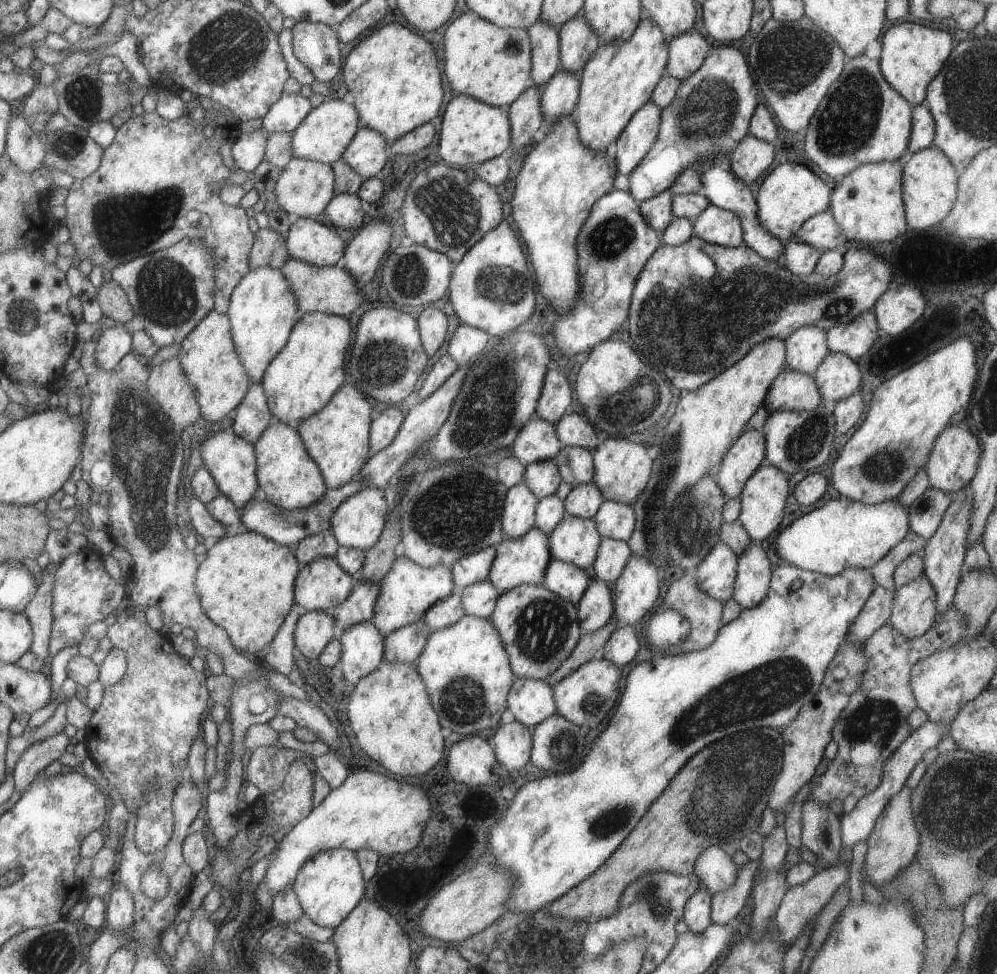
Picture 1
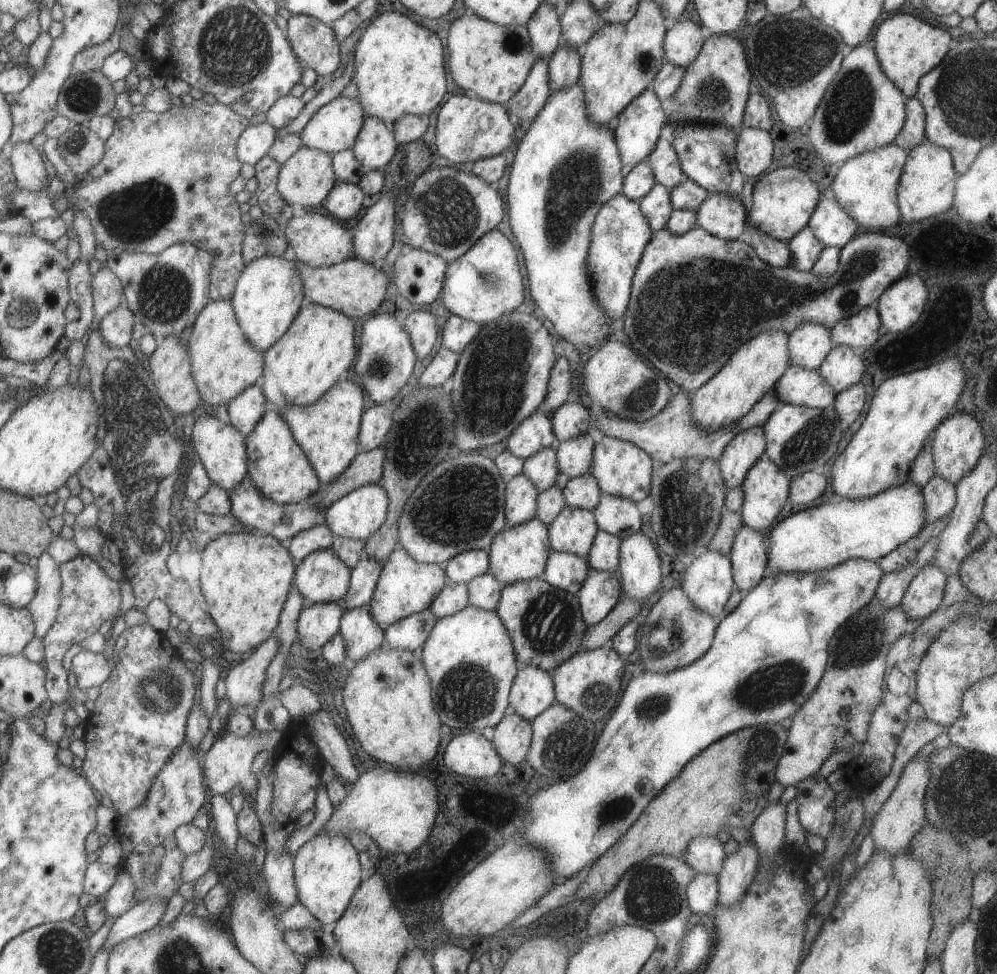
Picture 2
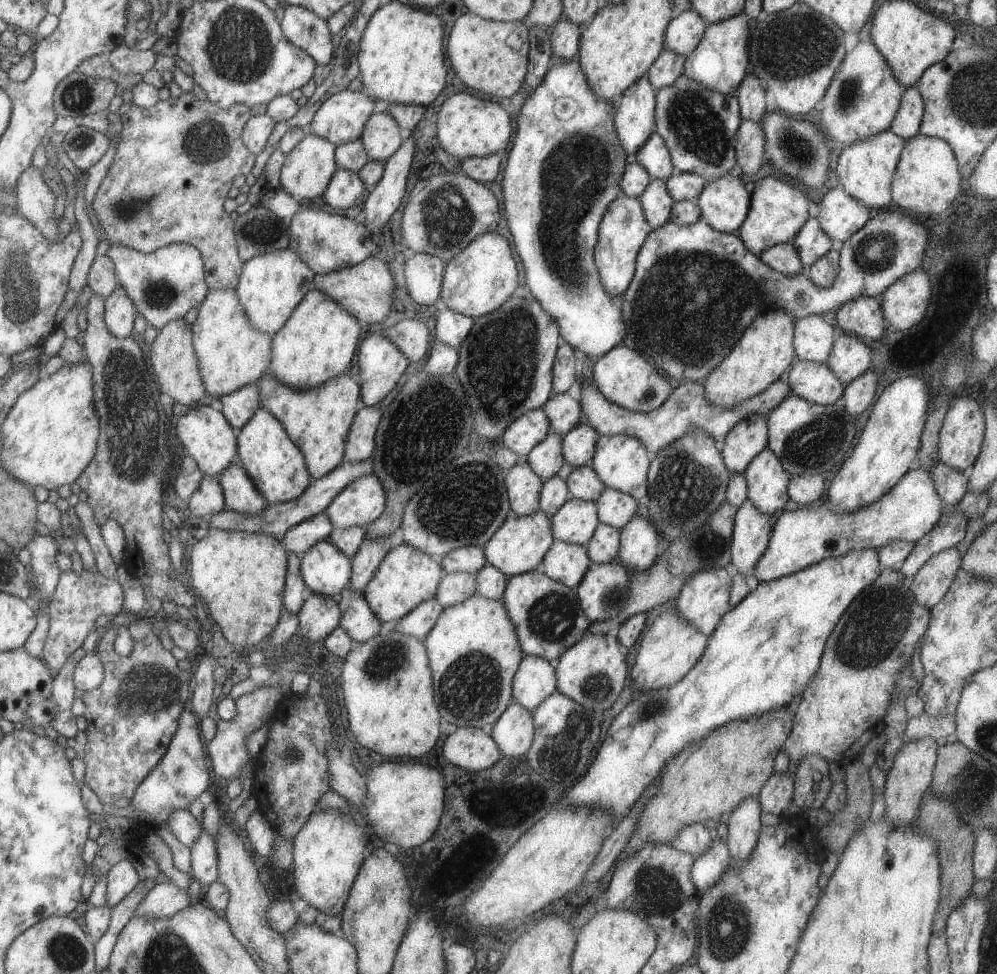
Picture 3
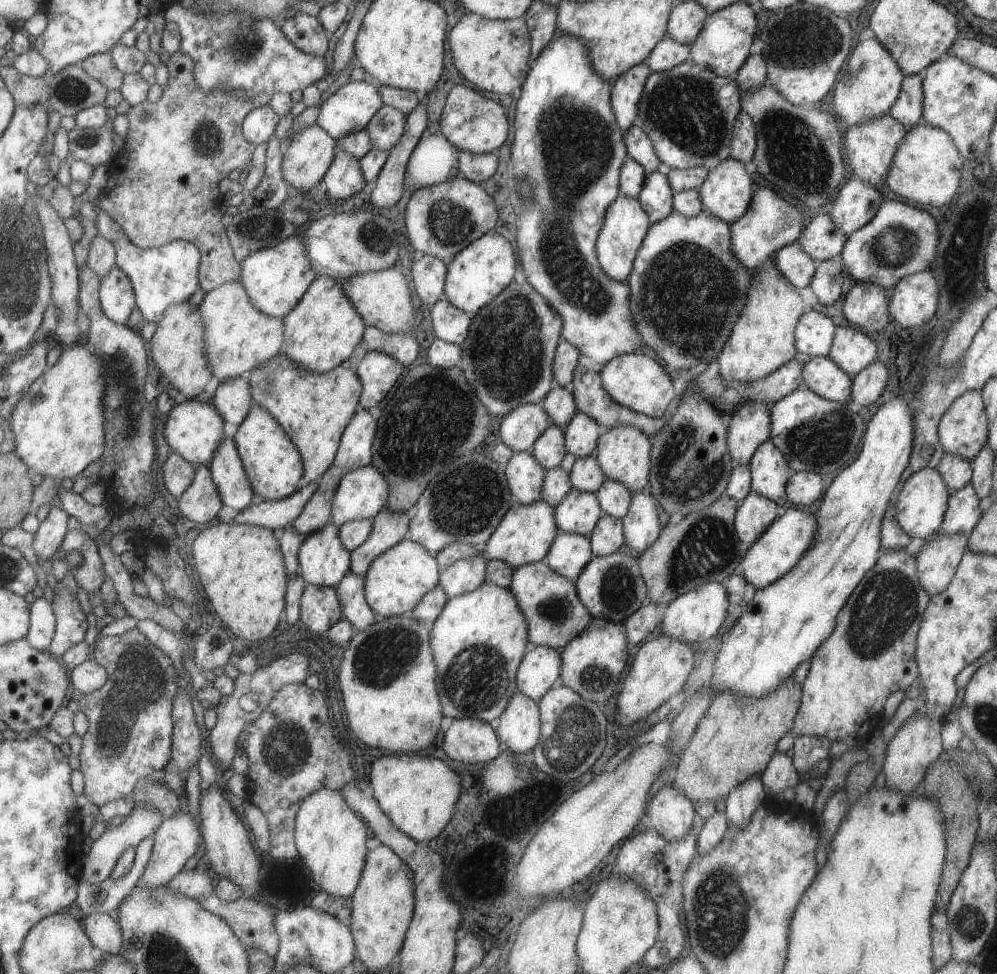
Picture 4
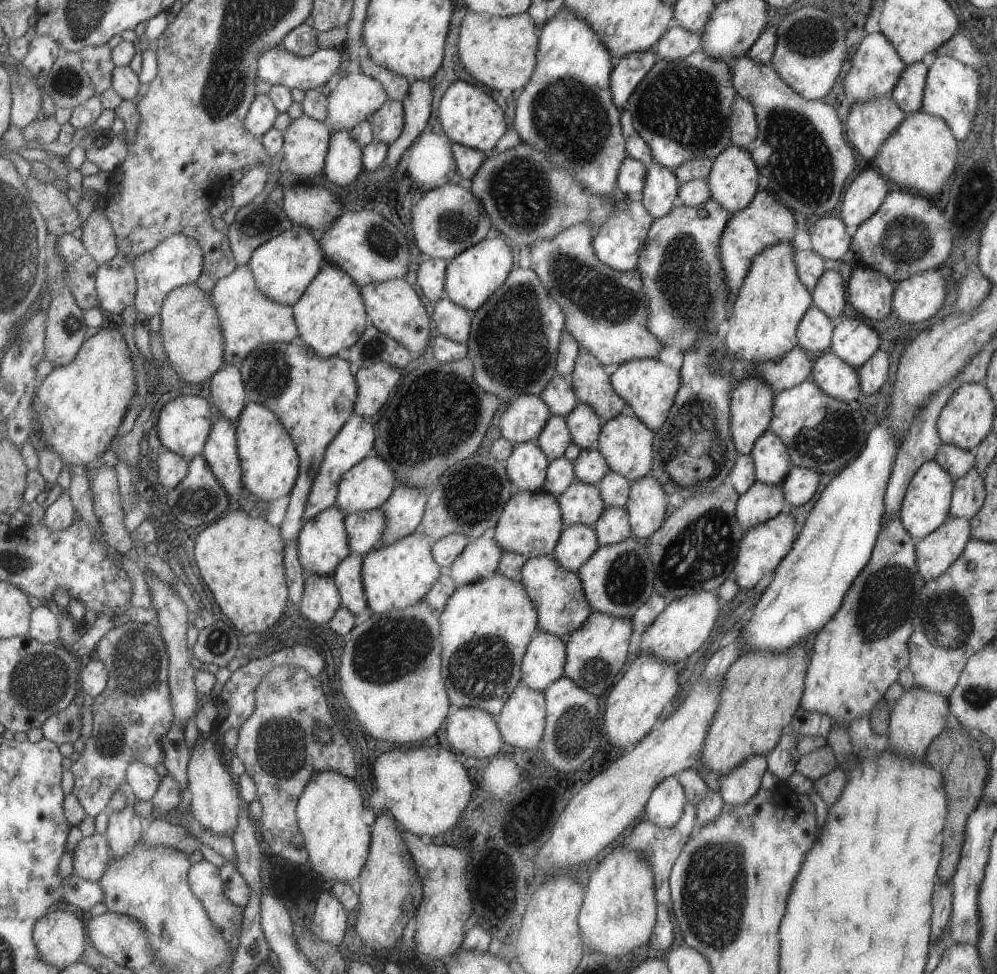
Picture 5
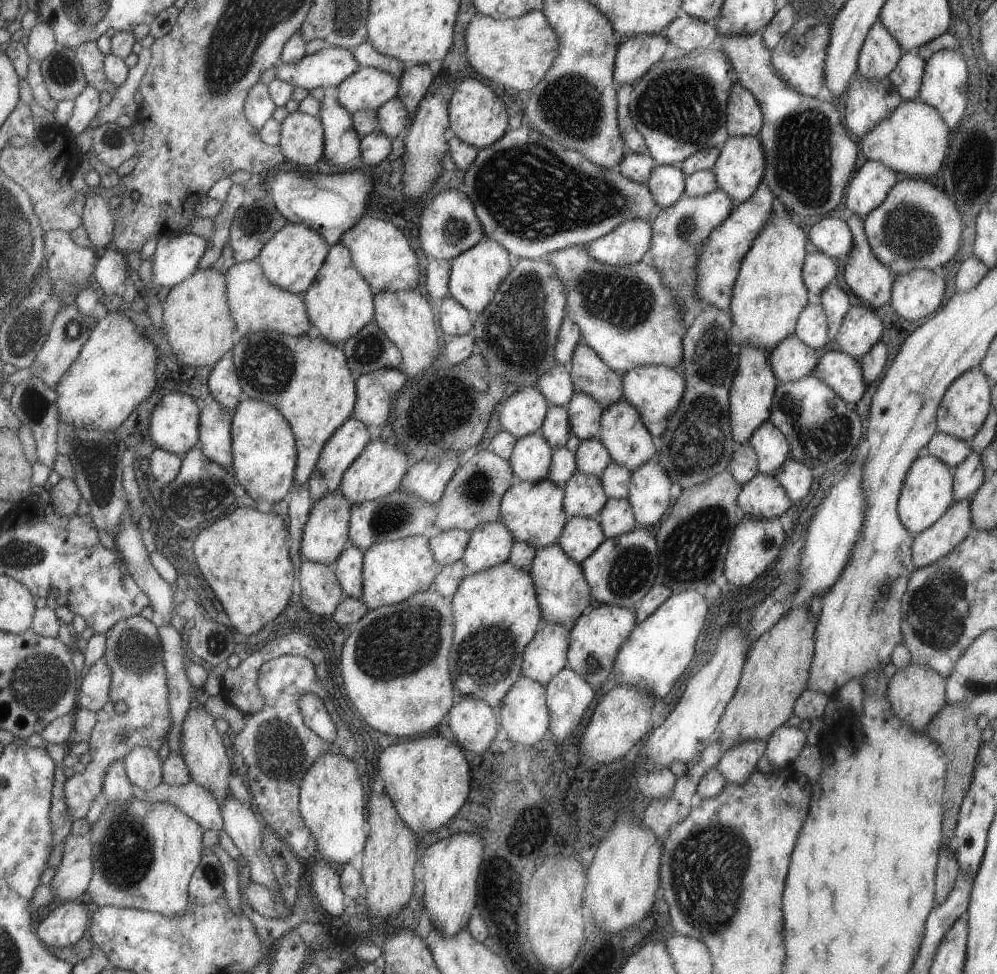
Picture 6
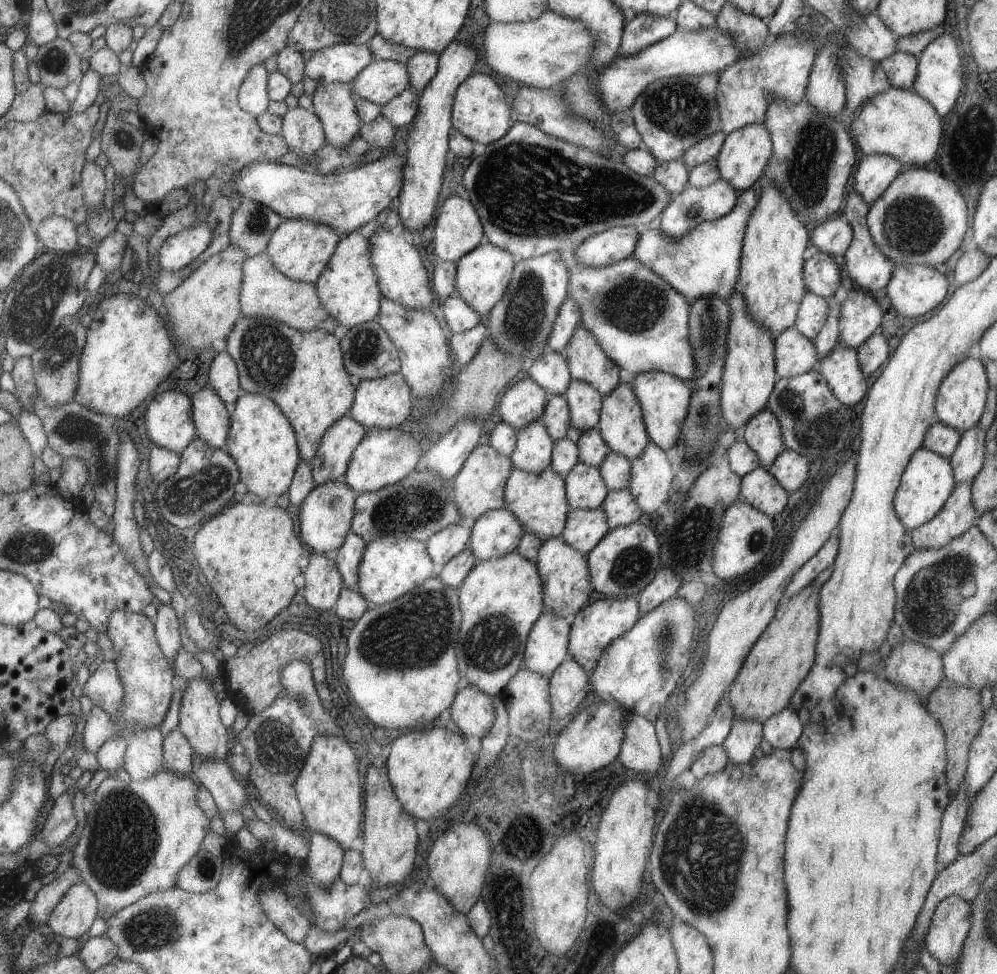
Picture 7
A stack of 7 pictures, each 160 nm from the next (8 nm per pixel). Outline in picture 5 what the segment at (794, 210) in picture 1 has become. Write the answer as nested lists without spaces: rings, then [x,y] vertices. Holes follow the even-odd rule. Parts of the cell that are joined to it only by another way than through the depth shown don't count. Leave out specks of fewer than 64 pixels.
[[[764,190],[757,191],[745,208],[730,214],[727,226],[723,229],[718,244],[723,284],[728,290],[726,300],[729,303],[735,300],[743,277],[747,274],[750,260],[765,247],[777,244],[779,241],[791,241],[794,230],[793,214],[789,212],[787,207],[782,206],[775,200],[771,193],[769,194]]]

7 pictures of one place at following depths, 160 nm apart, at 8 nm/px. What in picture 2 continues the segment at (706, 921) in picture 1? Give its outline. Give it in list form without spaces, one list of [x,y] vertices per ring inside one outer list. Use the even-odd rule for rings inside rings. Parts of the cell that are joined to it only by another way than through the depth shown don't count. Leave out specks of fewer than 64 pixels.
[[[693,873],[690,883],[686,888],[686,899],[692,913],[702,916],[703,914],[710,915],[712,908],[717,905],[718,897],[718,882],[714,874]]]

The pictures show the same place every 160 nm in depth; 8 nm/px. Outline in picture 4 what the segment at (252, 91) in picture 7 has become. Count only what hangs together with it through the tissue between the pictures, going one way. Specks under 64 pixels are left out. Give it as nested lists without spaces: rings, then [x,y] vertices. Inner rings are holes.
[[[268,104],[251,109],[242,120],[242,135],[254,145],[265,143],[274,134],[278,120],[279,117]]]

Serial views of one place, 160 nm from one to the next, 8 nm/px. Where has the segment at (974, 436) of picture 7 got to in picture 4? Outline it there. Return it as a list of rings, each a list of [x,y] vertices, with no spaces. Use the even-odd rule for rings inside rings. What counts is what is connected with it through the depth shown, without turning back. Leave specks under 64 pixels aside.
[[[969,482],[959,490],[950,494],[948,505],[942,520],[942,526],[937,532],[952,535],[965,533],[968,535],[980,519],[979,500],[973,485]]]

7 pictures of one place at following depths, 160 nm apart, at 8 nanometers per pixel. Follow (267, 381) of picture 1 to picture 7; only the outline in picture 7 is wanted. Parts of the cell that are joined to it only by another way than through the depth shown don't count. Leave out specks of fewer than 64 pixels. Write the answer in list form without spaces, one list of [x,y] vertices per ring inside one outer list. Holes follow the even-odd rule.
[[[356,231],[347,233],[345,238],[337,241],[335,250],[314,285],[321,305],[338,325],[349,328],[365,321],[376,320],[382,294],[370,261],[369,241]]]

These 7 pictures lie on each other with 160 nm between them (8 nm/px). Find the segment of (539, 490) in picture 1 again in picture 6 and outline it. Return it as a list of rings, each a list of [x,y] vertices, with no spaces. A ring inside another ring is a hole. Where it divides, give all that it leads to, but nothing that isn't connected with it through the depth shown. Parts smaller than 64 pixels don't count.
[[[549,404],[539,432],[553,451],[563,447],[571,435],[567,407]]]

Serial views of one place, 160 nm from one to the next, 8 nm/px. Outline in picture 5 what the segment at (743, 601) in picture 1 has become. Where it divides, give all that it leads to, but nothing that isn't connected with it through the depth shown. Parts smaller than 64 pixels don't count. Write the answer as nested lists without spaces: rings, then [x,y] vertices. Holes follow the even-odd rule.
[[[755,481],[735,503],[735,518],[747,530],[780,513],[784,496],[780,484],[770,485]]]

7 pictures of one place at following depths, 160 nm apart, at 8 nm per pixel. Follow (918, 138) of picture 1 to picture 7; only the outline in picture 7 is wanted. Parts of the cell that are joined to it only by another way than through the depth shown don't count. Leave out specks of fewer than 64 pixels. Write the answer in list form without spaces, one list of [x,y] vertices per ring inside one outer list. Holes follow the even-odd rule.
[[[893,51],[879,61],[890,86],[912,90],[918,58],[903,51]]]

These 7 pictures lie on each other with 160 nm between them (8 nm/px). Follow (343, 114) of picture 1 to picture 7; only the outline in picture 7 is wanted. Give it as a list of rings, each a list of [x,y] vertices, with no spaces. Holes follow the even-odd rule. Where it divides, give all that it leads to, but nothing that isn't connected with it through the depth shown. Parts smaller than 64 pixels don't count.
[[[373,59],[352,80],[353,96],[366,98],[380,107],[410,84],[406,64]]]

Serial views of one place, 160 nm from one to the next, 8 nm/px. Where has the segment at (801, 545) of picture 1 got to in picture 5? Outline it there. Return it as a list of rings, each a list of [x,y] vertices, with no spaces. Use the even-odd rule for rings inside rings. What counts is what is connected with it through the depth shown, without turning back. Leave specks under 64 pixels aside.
[[[934,459],[919,465],[917,472],[909,481],[897,514],[903,528],[915,541],[931,534],[949,516],[949,499],[952,495],[953,485],[952,476],[944,468],[941,468]],[[779,513],[765,522],[748,528],[738,542],[736,561],[732,568],[732,578],[741,588],[752,589],[765,572],[773,570],[790,550],[793,544],[794,519],[788,514]]]

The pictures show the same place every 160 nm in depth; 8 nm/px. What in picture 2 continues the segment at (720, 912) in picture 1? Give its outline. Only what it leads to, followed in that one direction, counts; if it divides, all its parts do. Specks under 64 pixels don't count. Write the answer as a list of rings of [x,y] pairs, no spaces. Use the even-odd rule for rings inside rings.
[[[753,841],[738,844],[734,853],[728,854],[718,872],[717,904],[730,905],[740,899],[744,888],[751,884],[759,865],[758,848]]]

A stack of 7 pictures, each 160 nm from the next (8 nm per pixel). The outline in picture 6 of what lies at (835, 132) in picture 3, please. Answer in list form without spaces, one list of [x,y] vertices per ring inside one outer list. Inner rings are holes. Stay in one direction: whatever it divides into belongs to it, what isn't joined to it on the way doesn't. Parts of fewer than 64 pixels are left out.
[[[877,21],[868,28],[856,60],[857,72],[864,77],[885,77],[902,55],[903,48],[891,33]]]

